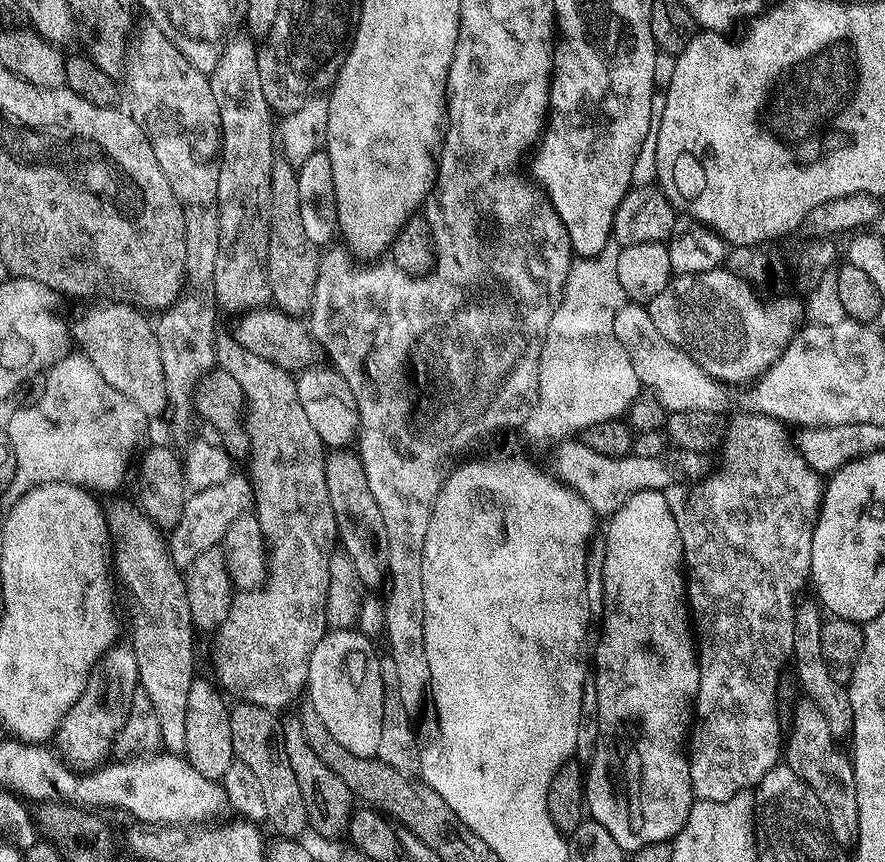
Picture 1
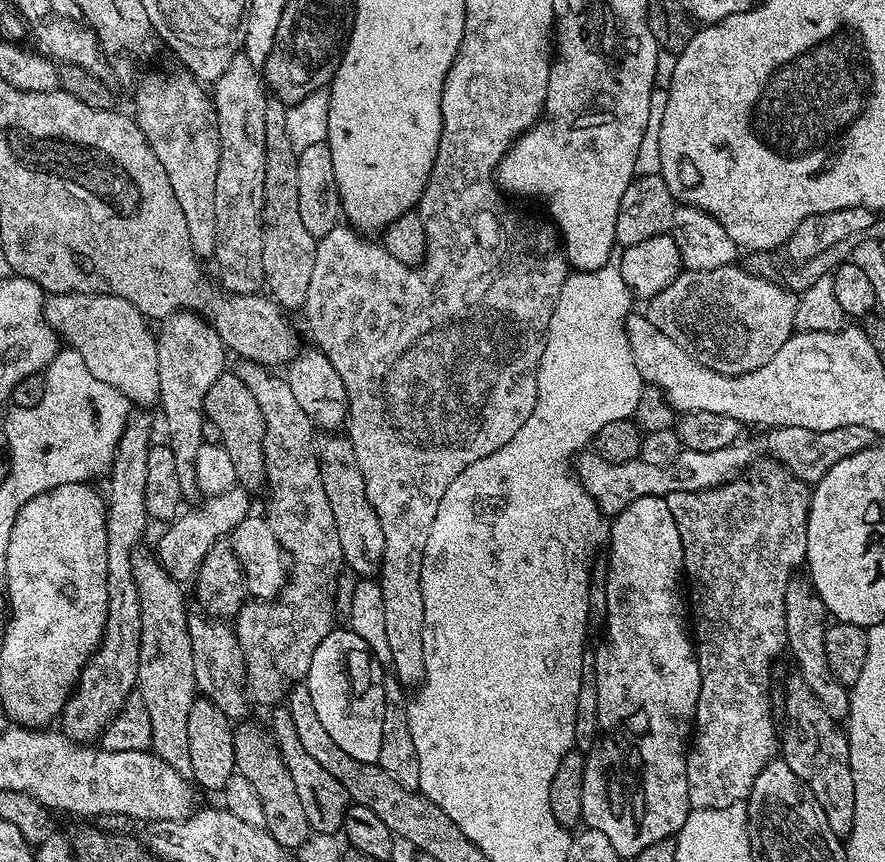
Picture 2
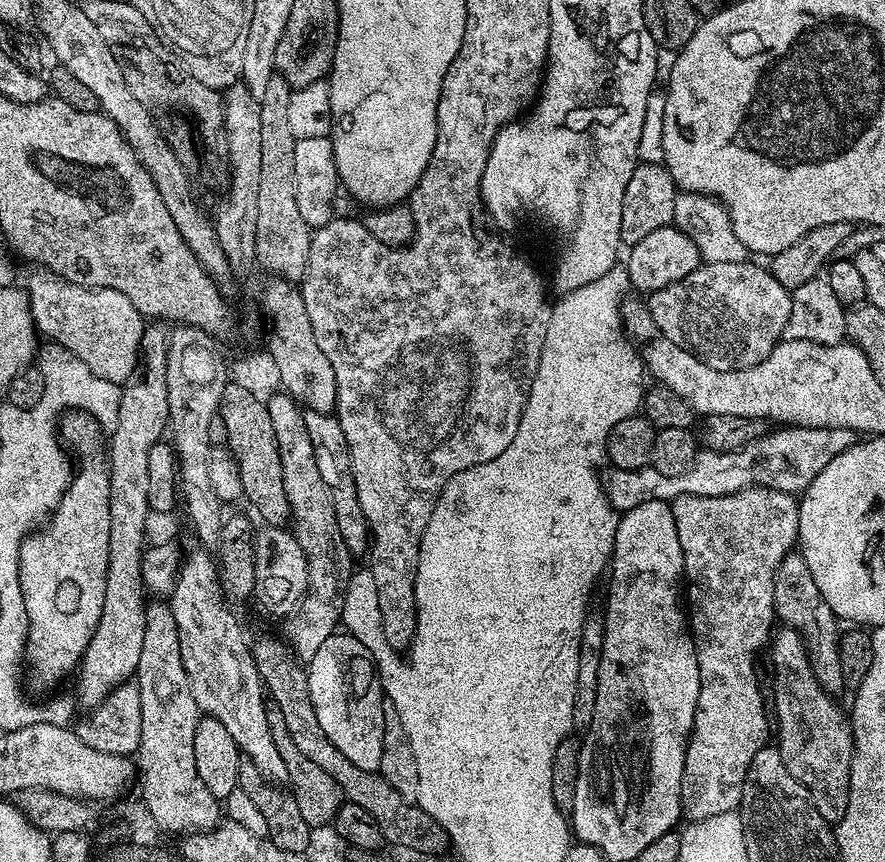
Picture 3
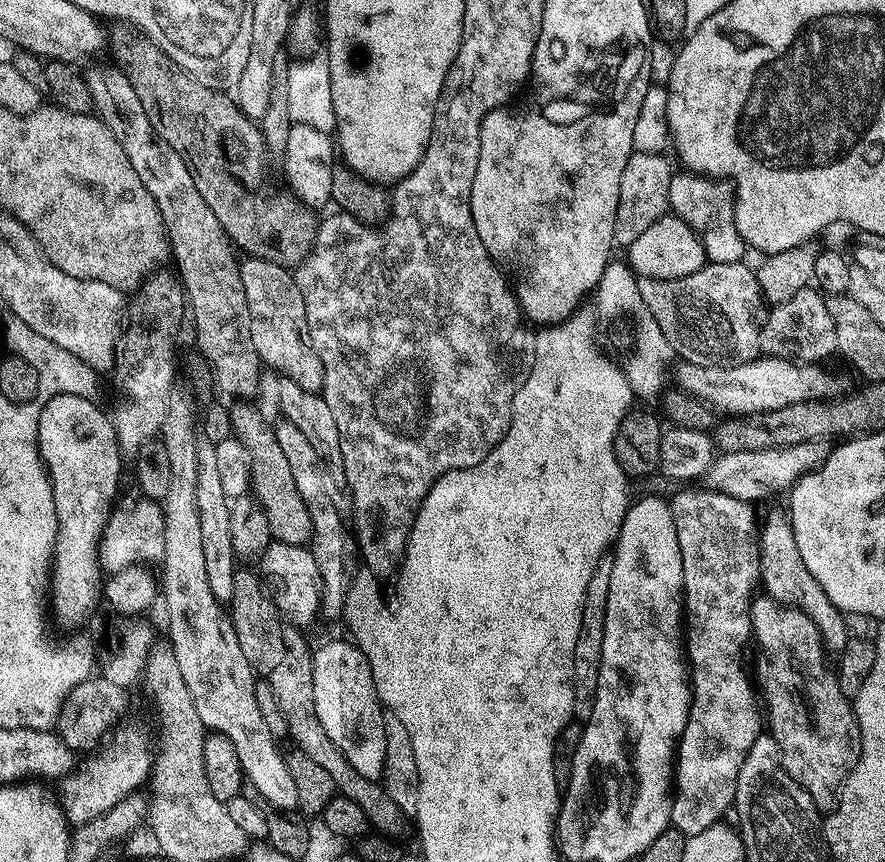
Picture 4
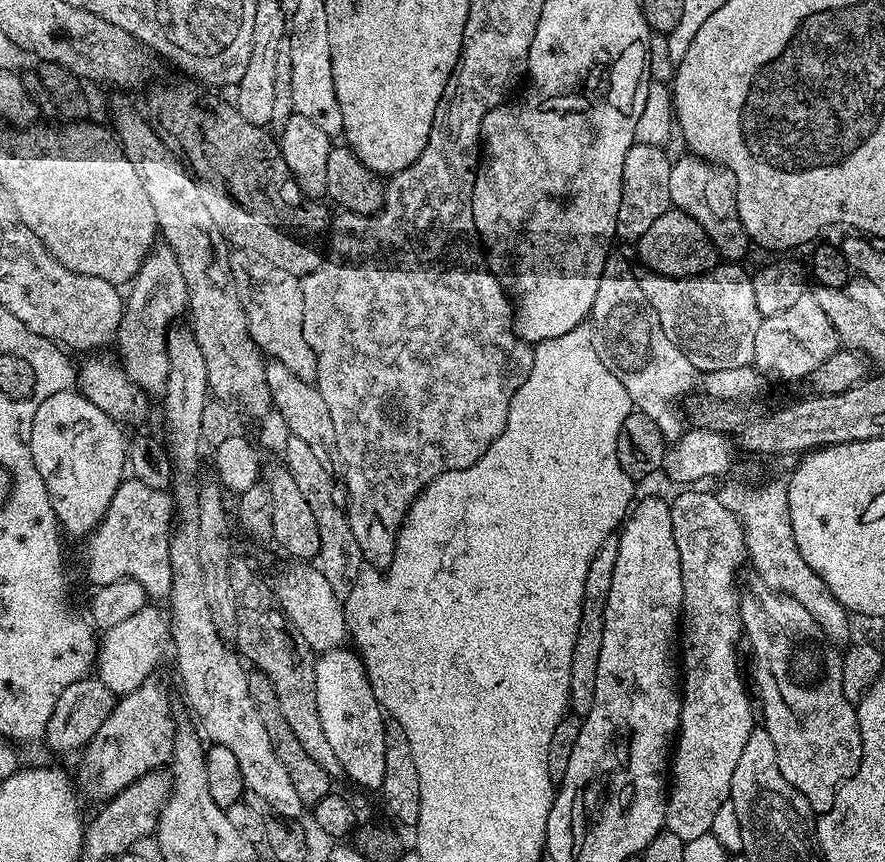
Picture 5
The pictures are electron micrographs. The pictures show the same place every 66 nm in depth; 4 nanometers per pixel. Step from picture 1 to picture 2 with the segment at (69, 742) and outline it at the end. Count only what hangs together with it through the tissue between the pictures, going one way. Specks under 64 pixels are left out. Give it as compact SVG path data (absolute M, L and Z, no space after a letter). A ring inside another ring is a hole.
M133 415L124 429L124 436L116 451L106 491L106 530L108 531L108 618L104 636L96 653L86 662L80 681L64 703L62 731L69 740L88 746L91 740L103 737L108 723L122 710L126 698L137 691L138 650L140 649L140 603L138 586L134 582L132 562L140 535L150 524L146 510L146 458L154 443L152 428L144 416Z

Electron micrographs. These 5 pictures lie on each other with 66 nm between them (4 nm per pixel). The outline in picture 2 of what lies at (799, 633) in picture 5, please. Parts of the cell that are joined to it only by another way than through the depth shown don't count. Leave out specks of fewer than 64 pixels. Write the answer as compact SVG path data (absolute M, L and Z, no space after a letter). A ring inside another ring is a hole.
M792 674L788 680L788 689L784 692L784 720L782 716L782 759L798 778L818 798L830 830L841 838L847 838L854 826L854 774L850 770L848 737L845 729L837 720L830 718L822 710L822 702L806 686L798 674Z

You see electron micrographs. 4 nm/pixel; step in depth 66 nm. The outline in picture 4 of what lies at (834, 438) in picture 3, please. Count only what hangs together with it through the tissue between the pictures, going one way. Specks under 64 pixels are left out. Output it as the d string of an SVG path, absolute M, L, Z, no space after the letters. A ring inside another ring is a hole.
M825 440L798 442L796 446L782 446L770 450L746 450L745 452L725 452L713 459L708 467L707 487L721 496L738 498L749 502L764 500L767 496L787 493L808 472L813 472L824 463L830 451Z

